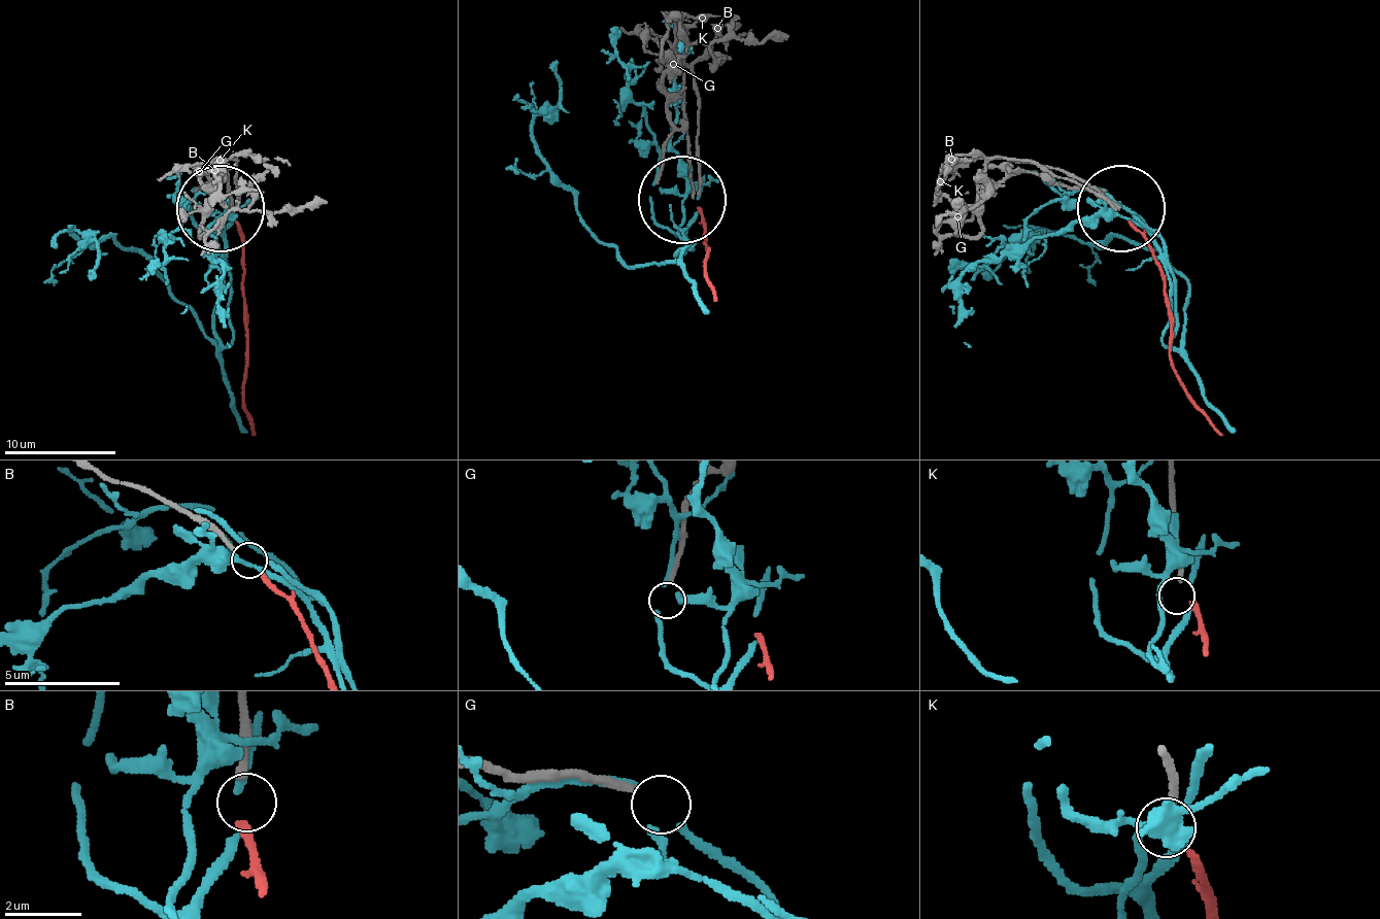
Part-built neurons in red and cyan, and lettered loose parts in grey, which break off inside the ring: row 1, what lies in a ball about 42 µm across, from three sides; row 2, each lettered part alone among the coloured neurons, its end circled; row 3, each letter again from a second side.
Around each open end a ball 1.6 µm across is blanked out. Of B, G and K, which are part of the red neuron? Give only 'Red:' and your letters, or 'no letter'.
Red: B

